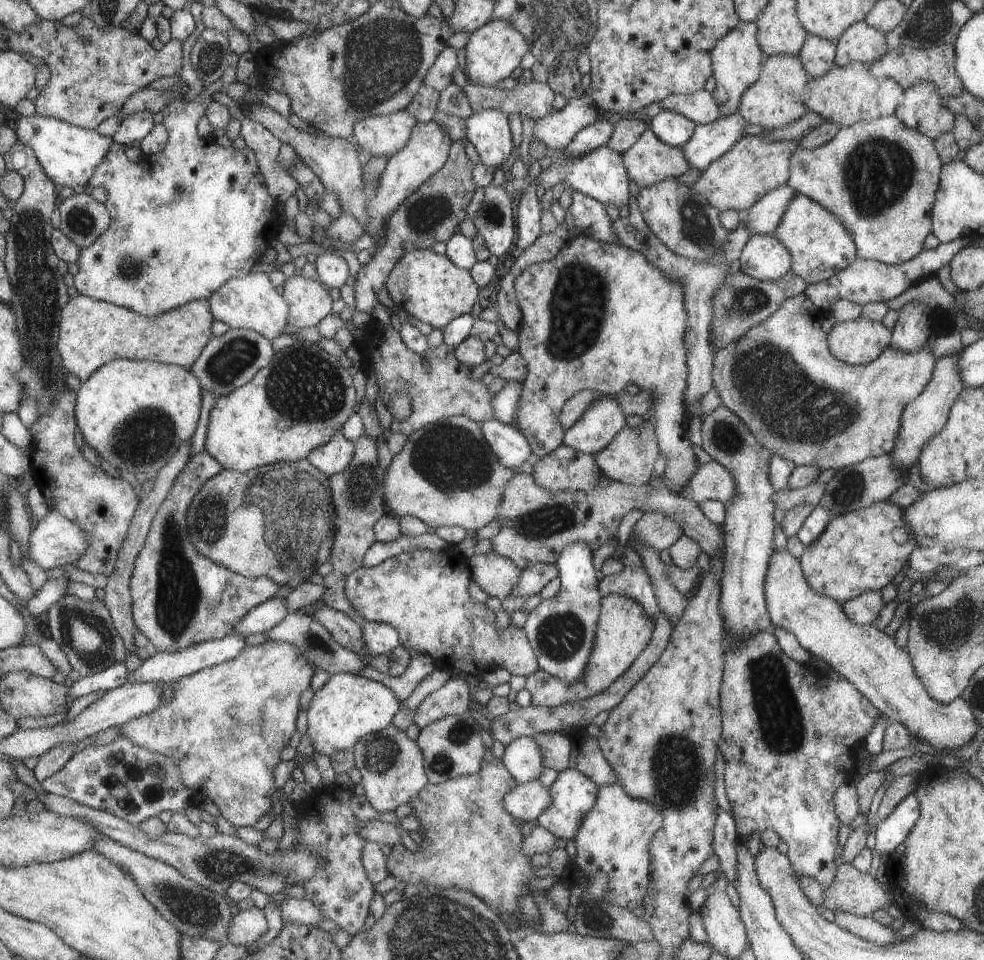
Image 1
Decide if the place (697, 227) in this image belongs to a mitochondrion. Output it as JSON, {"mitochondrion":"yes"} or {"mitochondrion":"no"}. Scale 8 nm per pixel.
{"mitochondrion":"yes"}

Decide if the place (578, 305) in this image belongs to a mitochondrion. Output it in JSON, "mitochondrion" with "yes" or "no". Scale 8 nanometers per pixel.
{"mitochondrion":"yes"}

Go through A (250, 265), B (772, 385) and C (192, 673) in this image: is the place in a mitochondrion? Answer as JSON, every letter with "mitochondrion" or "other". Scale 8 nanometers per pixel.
{"A":"other","B":"mitochondrion","C":"other"}

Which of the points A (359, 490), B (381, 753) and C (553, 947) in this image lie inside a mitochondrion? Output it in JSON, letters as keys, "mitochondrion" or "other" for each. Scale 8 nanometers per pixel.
{"A":"mitochondrion","B":"mitochondrion","C":"other"}

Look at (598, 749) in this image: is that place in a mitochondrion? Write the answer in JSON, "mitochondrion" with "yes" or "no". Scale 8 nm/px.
{"mitochondrion":"no"}

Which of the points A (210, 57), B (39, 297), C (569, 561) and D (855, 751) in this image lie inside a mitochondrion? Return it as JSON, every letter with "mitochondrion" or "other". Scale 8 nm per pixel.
{"A":"mitochondrion","B":"mitochondrion","C":"other","D":"other"}

